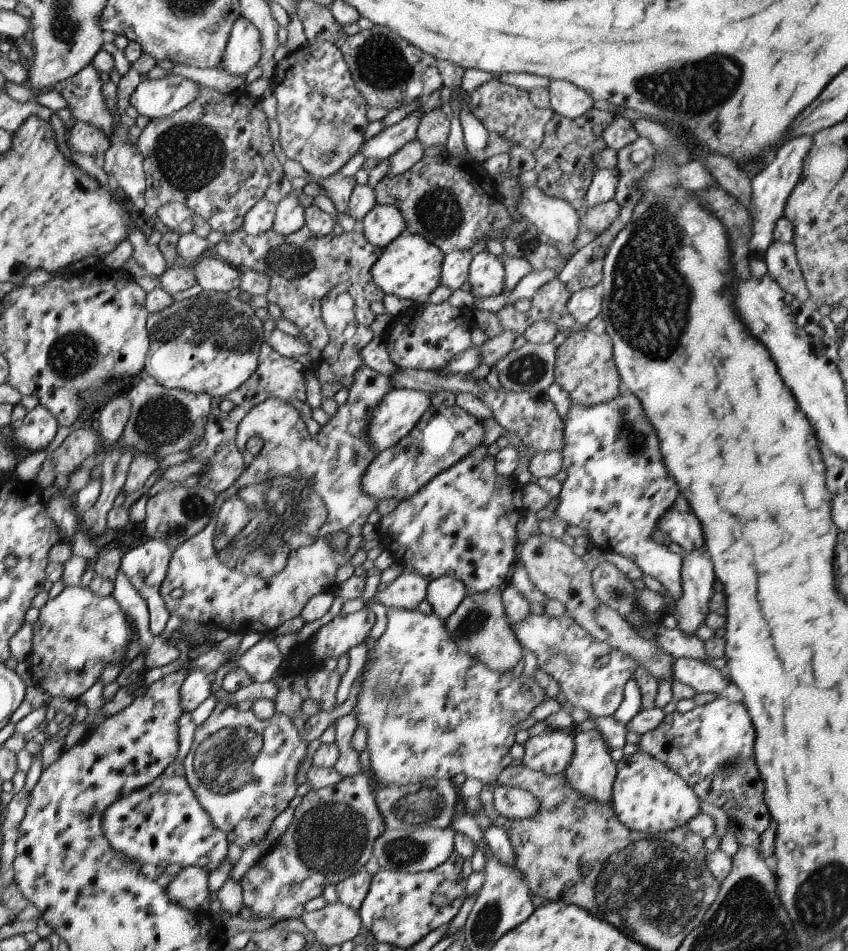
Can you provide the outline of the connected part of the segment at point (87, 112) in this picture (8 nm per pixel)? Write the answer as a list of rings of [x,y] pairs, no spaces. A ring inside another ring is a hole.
[[[89,63],[75,76],[60,80],[51,89],[61,94],[75,121],[91,124],[103,132],[105,138],[111,138],[115,124],[101,96],[101,84],[99,73]]]

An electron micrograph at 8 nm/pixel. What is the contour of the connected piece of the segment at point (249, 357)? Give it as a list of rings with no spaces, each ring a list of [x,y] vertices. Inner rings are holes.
[[[202,290],[196,296],[173,301],[159,312],[147,313],[146,332],[149,342],[144,370],[163,388],[221,398],[241,386],[255,372],[259,348],[264,342],[261,325],[262,322],[253,310],[227,293]]]

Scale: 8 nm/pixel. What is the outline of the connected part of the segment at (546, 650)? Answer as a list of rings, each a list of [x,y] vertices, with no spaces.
[[[545,612],[530,613],[510,627],[522,650],[535,655],[537,668],[555,680],[567,702],[596,717],[613,715],[623,700],[625,682],[631,680],[637,670],[638,665],[633,658],[603,641],[595,640],[567,614],[549,618]]]

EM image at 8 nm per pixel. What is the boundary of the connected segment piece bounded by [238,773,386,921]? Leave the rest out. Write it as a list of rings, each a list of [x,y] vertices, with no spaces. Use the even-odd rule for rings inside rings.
[[[362,773],[343,777],[337,784],[320,789],[311,789],[302,796],[294,808],[292,824],[262,853],[241,879],[242,902],[255,916],[254,920],[271,917],[276,921],[297,918],[304,912],[306,902],[322,896],[325,886],[336,885],[340,880],[362,870],[371,856],[373,840],[385,830],[379,810],[375,806],[375,781],[369,781]]]

